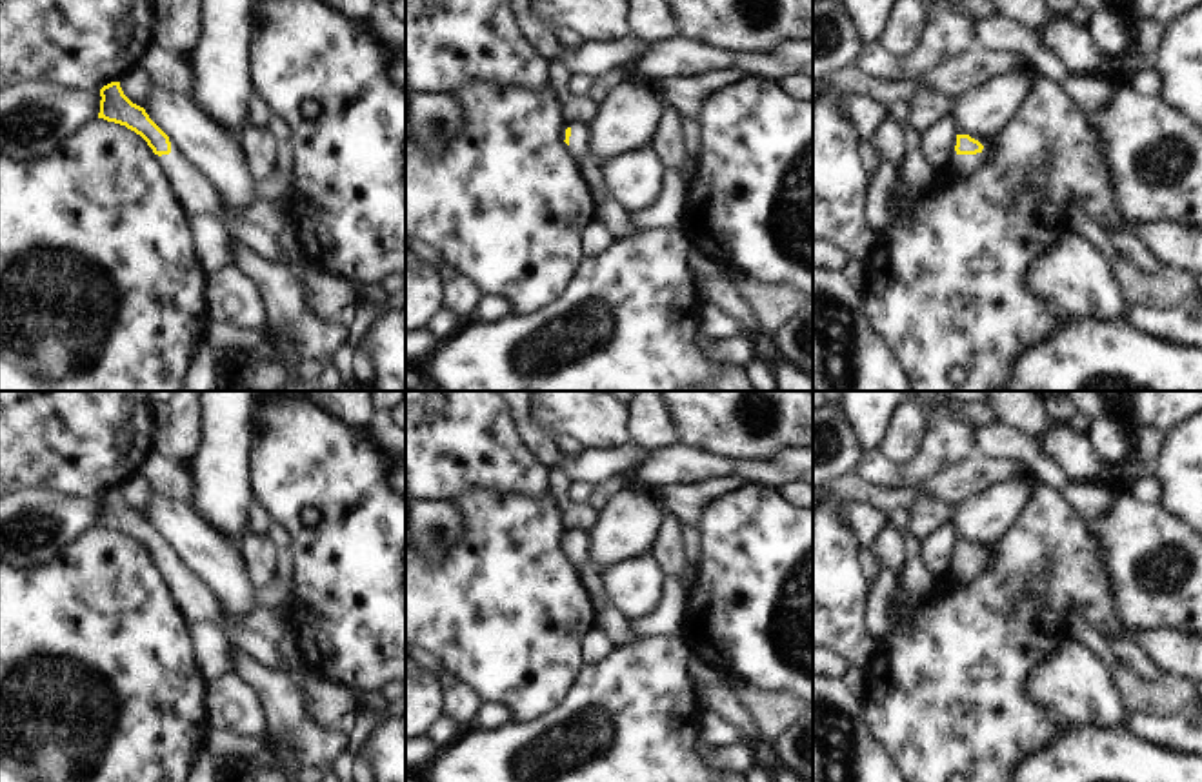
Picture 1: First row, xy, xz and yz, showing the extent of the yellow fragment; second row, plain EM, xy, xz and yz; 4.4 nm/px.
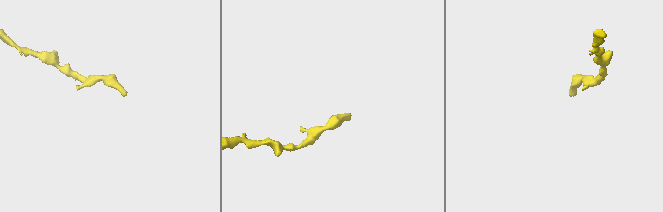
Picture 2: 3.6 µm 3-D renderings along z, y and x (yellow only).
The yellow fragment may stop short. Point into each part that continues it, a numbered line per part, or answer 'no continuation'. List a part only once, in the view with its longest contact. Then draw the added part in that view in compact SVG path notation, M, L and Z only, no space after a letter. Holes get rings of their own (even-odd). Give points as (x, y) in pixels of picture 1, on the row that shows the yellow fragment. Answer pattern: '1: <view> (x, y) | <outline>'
1: yz (964, 164) | M984 153L977 155L957 155L949 171L953 175L973 176L984 169L987 156Z

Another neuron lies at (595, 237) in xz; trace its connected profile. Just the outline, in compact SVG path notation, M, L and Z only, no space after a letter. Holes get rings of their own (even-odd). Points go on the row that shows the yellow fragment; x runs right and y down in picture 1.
M600 220L589 222L578 235L578 251L582 256L595 256L607 249L613 242L613 235Z

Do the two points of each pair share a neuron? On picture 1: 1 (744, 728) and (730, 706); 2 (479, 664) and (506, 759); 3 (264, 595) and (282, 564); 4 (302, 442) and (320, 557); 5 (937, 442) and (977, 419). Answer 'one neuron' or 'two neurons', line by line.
1: one neuron
2: two neurons
3: one neuron
4: one neuron
5: two neurons

